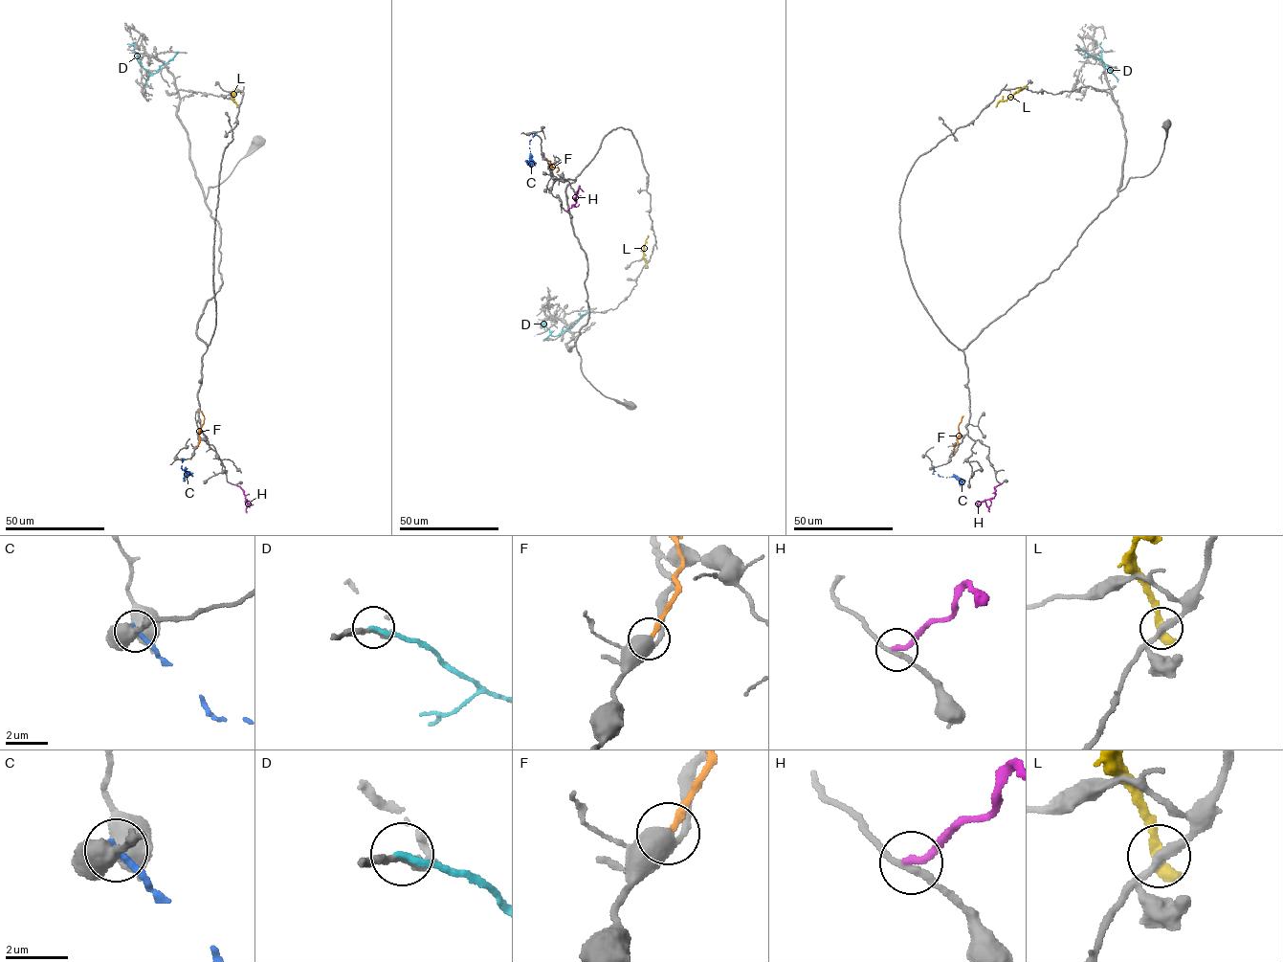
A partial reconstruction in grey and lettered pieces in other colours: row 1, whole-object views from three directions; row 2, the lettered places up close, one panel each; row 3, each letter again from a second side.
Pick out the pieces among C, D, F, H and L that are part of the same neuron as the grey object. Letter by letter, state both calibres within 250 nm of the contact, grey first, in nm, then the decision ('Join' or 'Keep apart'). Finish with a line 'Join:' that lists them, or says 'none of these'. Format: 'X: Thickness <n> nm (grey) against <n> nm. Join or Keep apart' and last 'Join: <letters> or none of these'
C: Thickness 600 nm (grey) against 320 nm. Keep apart
D: Thickness 200 nm (grey) against 240 nm. Keep apart
F: Thickness 440 nm (grey) against 240 nm. Keep apart
H: Thickness 200 nm (grey) against 240 nm. Join
L: Thickness 260 nm (grey) against 500 nm. Keep apart
Join: H

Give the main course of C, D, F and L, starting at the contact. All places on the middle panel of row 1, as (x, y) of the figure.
C: (535, 134), (529, 141), (531, 161), (524, 161)
D: (587, 310), (573, 325), (557, 336), (552, 336), (543, 323), (537, 322)
F: (546, 160), (552, 167), (559, 167), (556, 172)
L: (646, 263), (643, 247), (648, 234)

